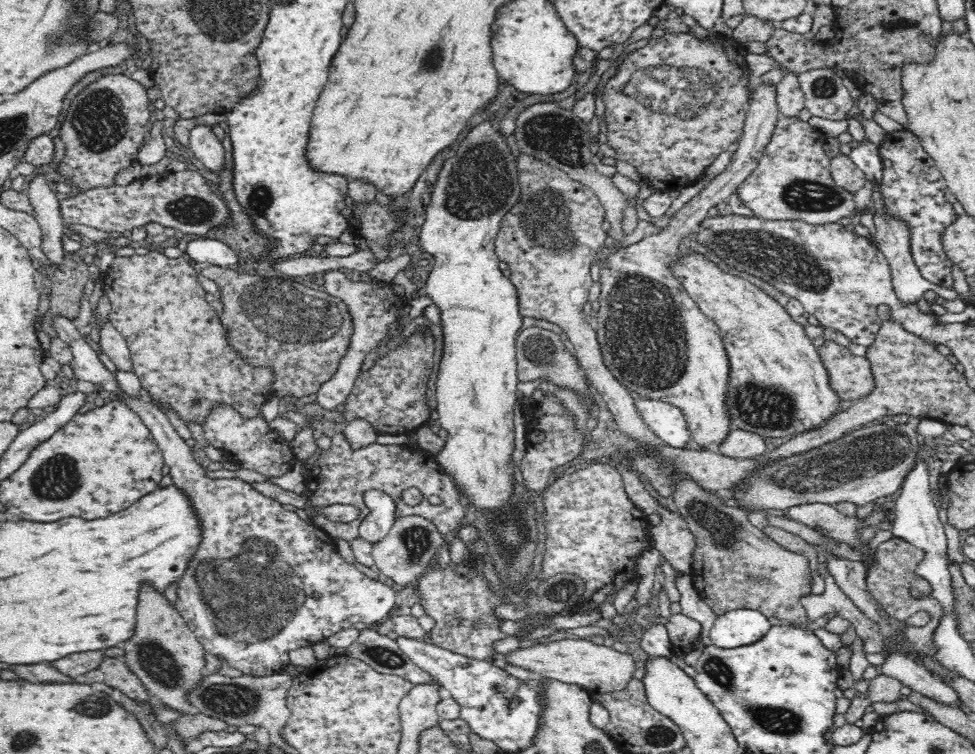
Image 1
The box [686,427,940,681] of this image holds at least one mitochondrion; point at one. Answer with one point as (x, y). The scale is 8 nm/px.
(727, 533)

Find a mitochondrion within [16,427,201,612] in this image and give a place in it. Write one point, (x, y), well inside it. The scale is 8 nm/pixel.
(58, 478)

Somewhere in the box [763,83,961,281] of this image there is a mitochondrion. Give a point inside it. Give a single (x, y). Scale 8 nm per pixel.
(807, 195)

